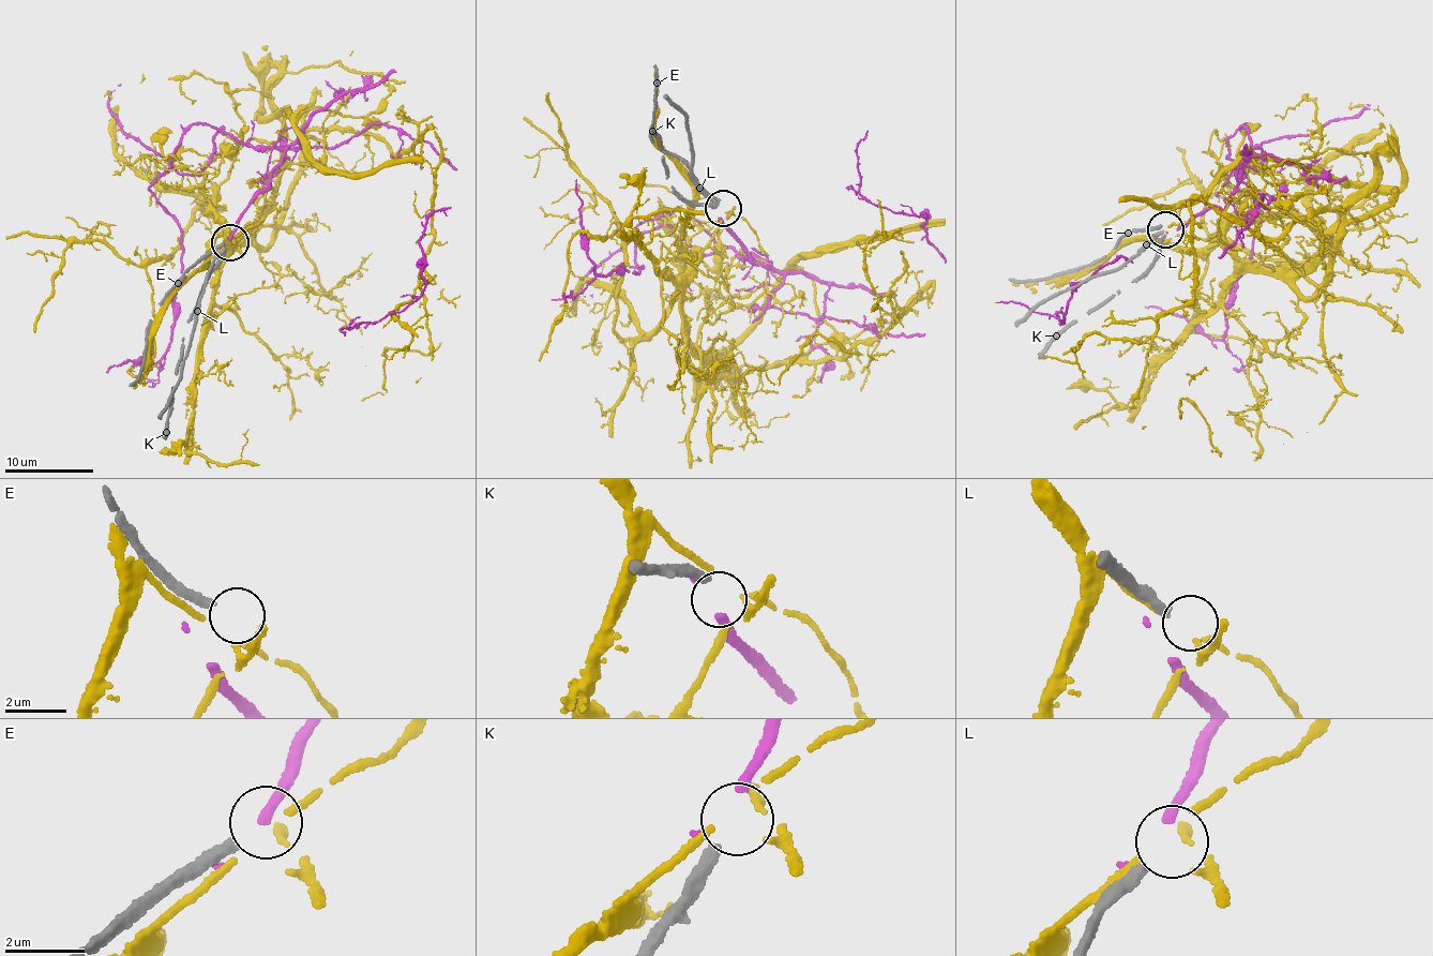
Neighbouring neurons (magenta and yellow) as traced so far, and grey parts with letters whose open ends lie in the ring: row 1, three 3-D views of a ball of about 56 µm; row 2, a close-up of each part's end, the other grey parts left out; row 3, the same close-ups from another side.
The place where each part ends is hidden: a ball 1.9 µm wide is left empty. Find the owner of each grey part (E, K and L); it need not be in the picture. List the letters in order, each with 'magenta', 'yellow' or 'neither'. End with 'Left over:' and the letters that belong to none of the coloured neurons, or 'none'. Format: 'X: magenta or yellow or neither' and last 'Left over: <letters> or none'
E: neither
K: neither
L: neither
Left over: E, K, L

